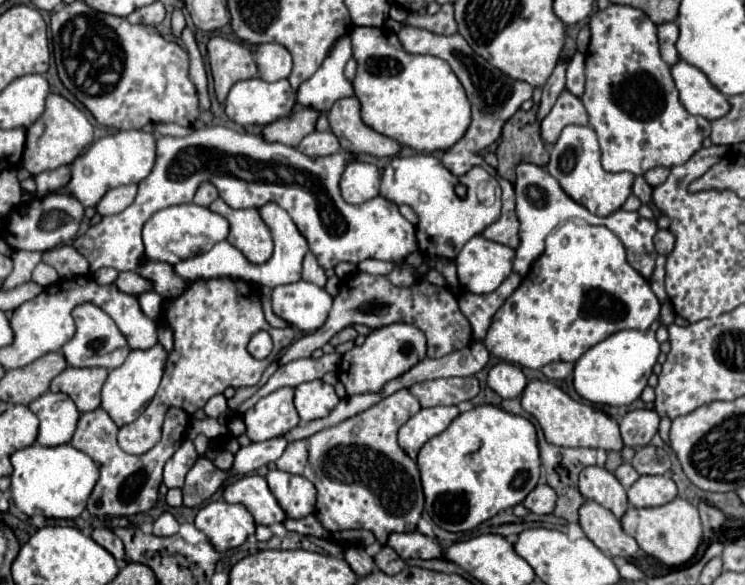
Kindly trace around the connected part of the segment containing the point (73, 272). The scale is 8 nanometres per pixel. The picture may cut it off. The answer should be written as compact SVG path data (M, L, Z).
M63 245L63 247L55 247L55 249L45 251L41 261L55 267L61 279L73 279L73 277L89 273L89 263L71 245Z

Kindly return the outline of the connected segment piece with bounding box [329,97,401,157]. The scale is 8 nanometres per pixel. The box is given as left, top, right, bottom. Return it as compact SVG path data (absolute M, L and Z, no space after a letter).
M355 97L335 101L329 109L331 131L337 135L341 149L353 155L365 153L373 157L393 157L401 151L401 145L361 121L361 105Z

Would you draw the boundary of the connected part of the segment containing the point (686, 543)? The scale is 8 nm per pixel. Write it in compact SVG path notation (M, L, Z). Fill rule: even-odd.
M675 497L671 503L661 507L649 507L649 509L629 507L621 519L621 525L625 533L631 535L647 555L659 559L669 567L685 565L697 553L697 547L703 537L697 507L681 497Z

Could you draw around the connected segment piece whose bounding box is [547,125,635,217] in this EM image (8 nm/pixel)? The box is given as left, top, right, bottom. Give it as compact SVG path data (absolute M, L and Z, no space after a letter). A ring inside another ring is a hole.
M567 125L559 137L559 141L549 149L551 161L547 171L559 181L563 191L583 207L587 207L595 215L611 215L613 211L621 209L625 199L631 195L633 175L631 173L607 173L601 167L601 151L597 143L597 133L585 125Z

